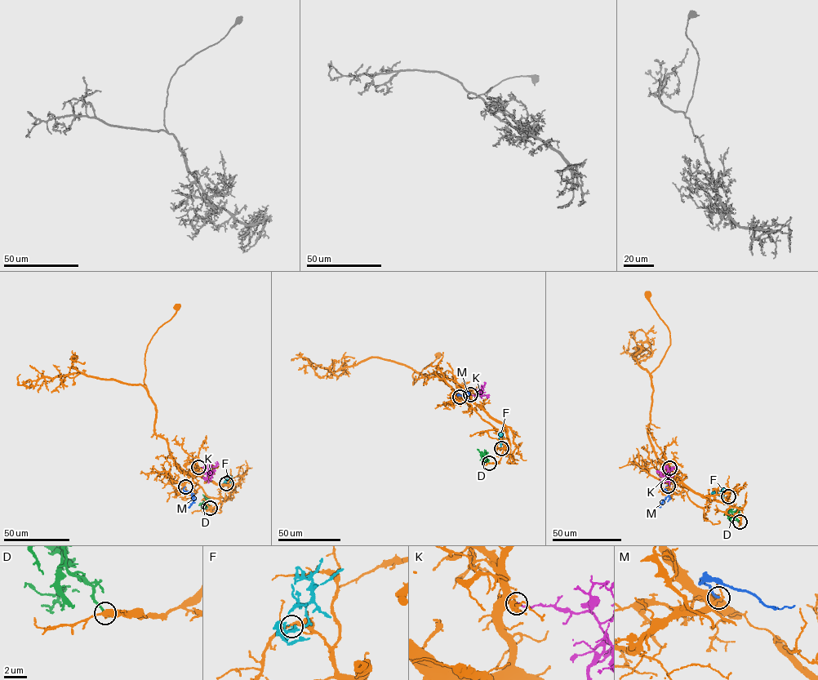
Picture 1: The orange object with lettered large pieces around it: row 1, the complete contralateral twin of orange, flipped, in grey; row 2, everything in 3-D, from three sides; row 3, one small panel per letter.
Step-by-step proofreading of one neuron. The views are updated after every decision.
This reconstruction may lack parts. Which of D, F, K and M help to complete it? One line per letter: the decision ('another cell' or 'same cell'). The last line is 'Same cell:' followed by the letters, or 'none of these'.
D: another cell
F: another cell
K: another cell
M: another cell
Same cell: none of these

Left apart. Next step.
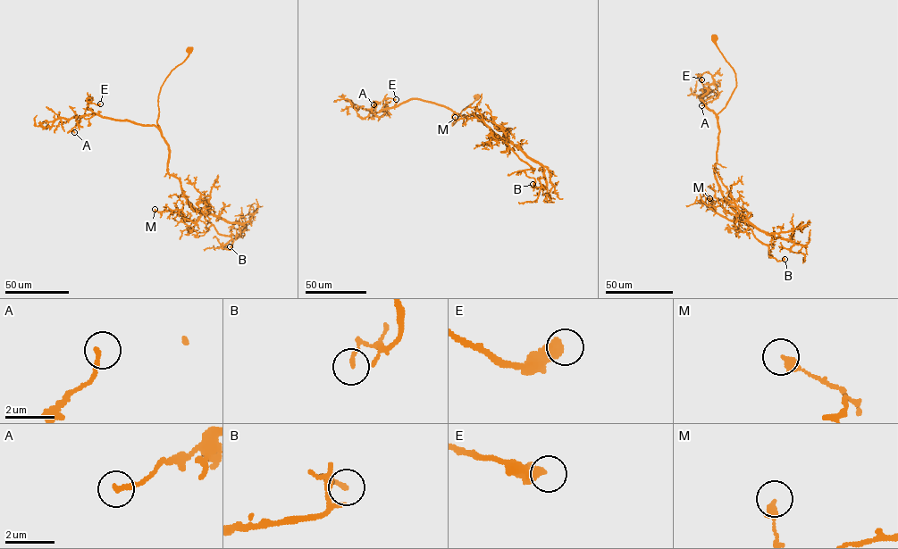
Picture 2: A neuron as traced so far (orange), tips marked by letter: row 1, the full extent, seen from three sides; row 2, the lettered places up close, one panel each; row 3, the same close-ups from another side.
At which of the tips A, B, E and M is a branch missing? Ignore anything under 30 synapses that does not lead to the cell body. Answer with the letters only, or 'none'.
none

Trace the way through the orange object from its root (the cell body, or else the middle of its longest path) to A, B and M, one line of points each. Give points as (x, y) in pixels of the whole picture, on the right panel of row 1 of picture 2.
A: (714, 37), (735, 74), (736, 87), (717, 116), (700, 98), (709, 85), (715, 83), (718, 95), (701, 105)
B: (714, 37), (736, 81), (717, 115), (715, 178), (724, 199), (768, 246), (768, 255), (784, 259)
M: (714, 37), (735, 76), (735, 87), (717, 115), (714, 170), (735, 219), (717, 214), (709, 198)

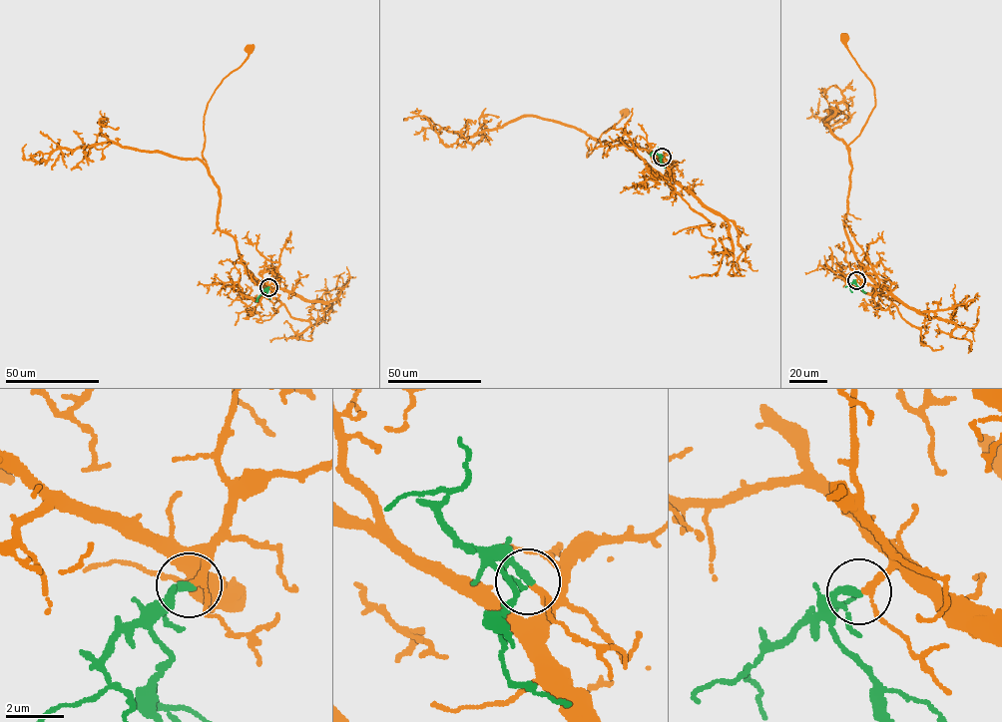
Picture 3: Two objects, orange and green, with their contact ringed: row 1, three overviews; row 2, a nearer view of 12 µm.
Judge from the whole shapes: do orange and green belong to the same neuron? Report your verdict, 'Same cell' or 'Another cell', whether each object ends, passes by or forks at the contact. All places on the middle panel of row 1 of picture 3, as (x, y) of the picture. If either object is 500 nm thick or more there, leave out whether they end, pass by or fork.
Same cell. At the ring orange passes by. At the ring green ends

